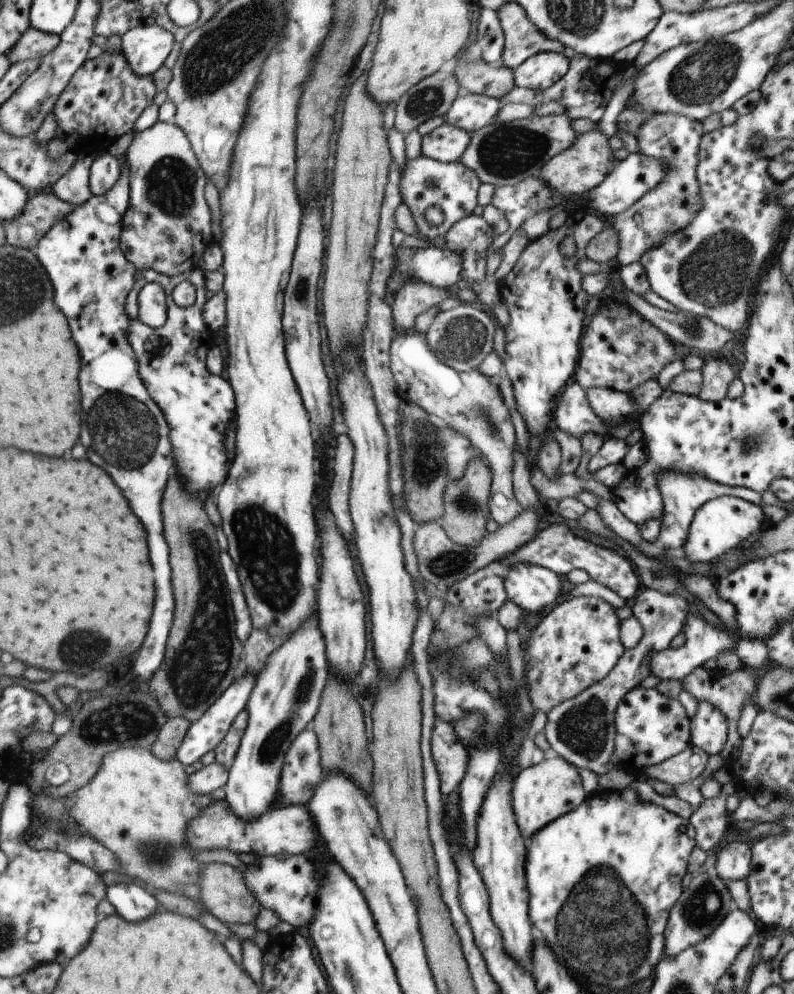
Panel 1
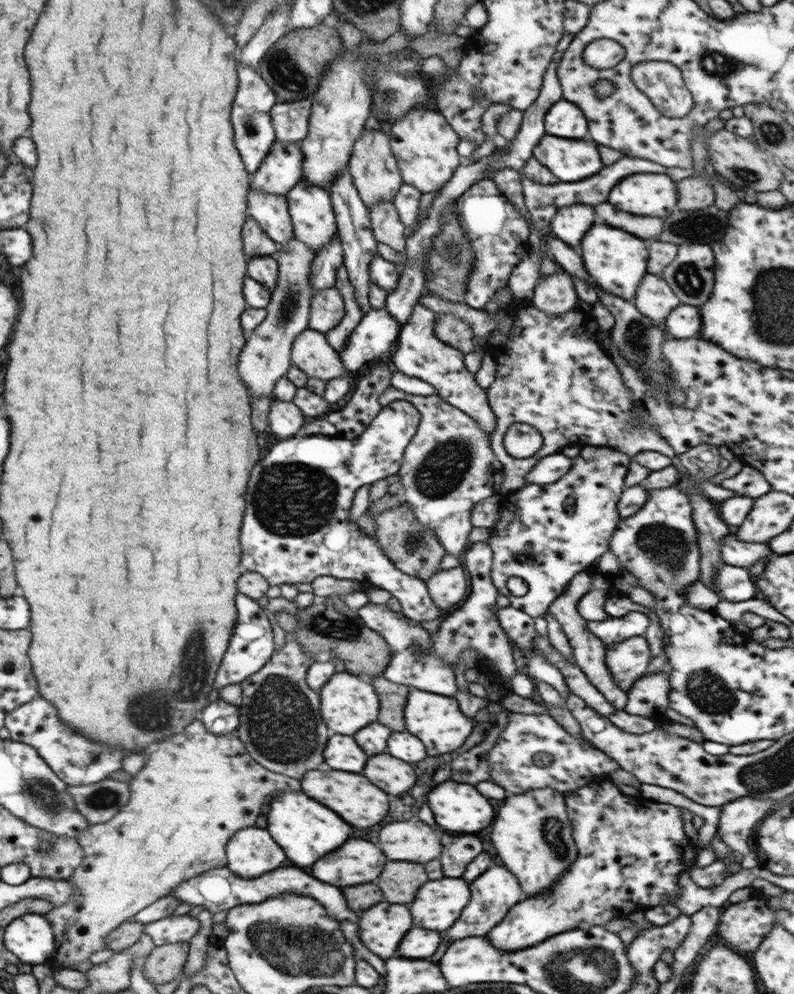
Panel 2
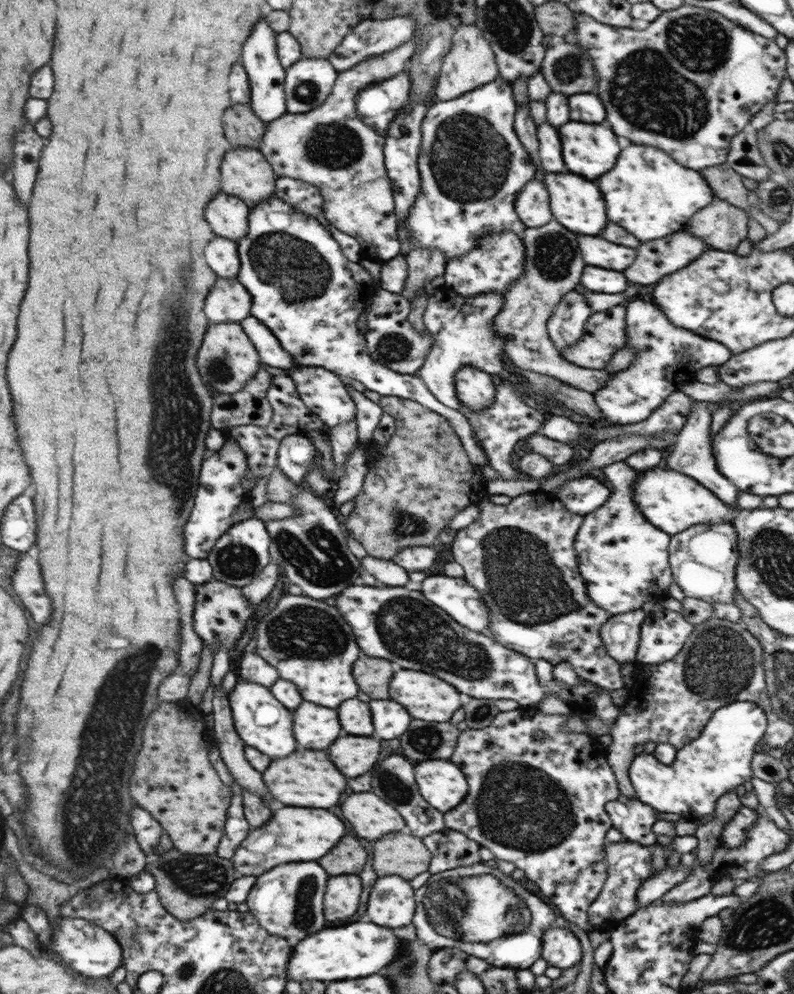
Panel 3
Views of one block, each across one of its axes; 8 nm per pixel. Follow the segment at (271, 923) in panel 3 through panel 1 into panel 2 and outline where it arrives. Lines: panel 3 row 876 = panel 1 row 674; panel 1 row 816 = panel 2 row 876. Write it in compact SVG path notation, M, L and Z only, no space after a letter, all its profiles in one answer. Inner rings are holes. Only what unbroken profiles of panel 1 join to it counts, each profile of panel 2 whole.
M256 826L240 828L240 831L228 840L226 868L235 877L259 878L259 876L283 866L283 862L285 862L283 851L272 840L267 829Z

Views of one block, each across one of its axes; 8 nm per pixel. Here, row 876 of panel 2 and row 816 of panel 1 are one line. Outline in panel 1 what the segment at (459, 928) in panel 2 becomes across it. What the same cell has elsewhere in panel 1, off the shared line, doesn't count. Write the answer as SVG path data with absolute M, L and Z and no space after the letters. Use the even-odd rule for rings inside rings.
M499 767L497 776L493 784L487 788L485 798L481 802L479 814L477 814L477 840L475 840L475 848L471 850L471 860L479 872L479 878L489 894L489 916L493 920L493 924L499 928L501 936L503 936L503 946L505 952L511 952L511 956L519 962L523 962L523 958L529 958L531 952L531 944L533 944L533 936L531 936L531 928L527 924L527 888L525 888L525 840L517 830L515 824L515 816L511 810L511 783L512 779L509 772L502 771Z

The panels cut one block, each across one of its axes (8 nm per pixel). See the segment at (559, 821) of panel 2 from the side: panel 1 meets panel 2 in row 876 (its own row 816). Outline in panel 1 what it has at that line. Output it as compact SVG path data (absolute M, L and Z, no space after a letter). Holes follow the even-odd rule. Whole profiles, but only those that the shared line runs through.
M556 755L547 756L542 762L522 769L512 780L509 796L517 830L521 832L526 844L537 830L545 828L559 816L573 811L587 795L581 786L577 769Z

